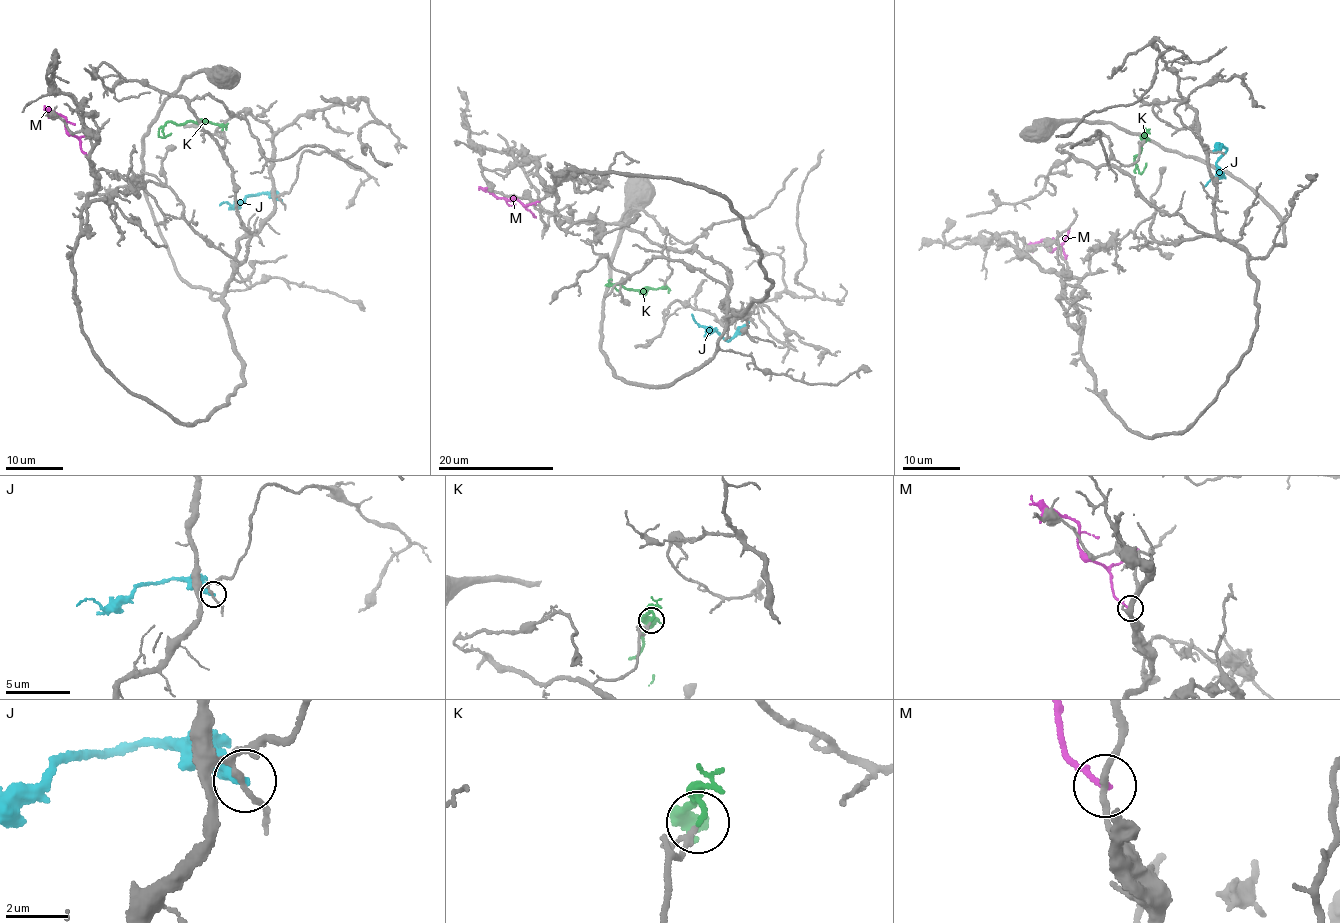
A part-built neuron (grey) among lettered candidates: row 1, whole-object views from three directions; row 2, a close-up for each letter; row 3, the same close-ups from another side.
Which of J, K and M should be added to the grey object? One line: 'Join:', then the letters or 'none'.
Join: K

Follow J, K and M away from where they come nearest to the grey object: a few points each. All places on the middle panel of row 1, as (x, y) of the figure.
J: (749, 321), (727, 340), (722, 338), (715, 329), (698, 325), (691, 314)
K: (665, 285), (629, 289), (606, 285), (620, 292)
M: (539, 200), (526, 206), (479, 189)

